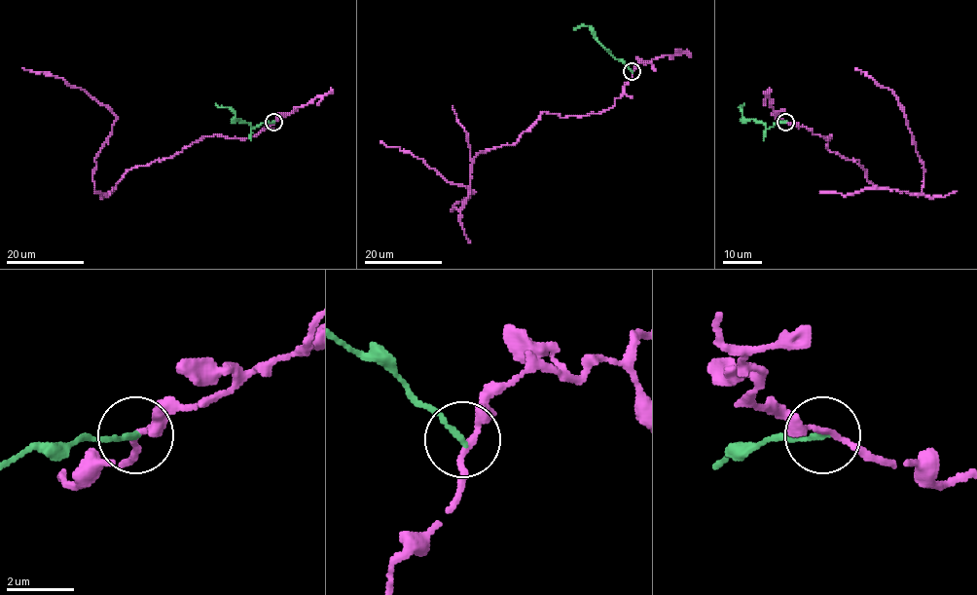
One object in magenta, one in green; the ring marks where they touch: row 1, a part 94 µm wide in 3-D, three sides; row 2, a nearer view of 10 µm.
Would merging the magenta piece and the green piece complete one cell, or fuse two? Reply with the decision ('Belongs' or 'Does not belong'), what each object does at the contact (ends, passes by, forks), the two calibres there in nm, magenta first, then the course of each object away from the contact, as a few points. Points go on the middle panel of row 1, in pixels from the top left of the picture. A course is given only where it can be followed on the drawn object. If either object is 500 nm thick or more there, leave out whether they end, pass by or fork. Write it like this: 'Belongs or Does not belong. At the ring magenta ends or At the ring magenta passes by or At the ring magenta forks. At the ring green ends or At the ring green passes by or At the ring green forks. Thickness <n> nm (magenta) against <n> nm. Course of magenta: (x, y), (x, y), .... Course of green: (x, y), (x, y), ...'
Does not belong. At the ring magenta passes by. At the ring green ends. Thickness 190 nm (magenta) against 160 nm. Course of magenta: (632, 71), (608, 109), (543, 112), (515, 143), (479, 152), (459, 209), (451, 210), (475, 191), (379, 142). Course of green: (632, 71), (597, 39), (593, 28), (584, 24), (573, 30)

